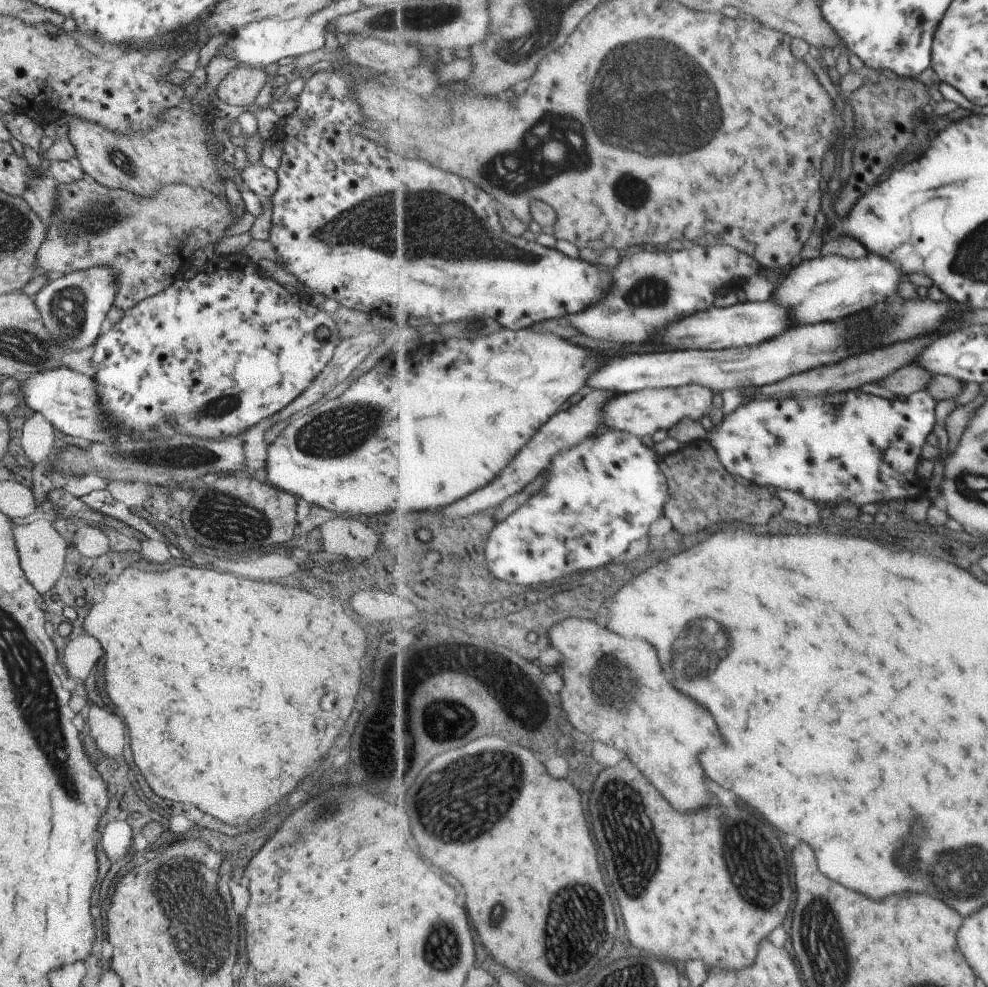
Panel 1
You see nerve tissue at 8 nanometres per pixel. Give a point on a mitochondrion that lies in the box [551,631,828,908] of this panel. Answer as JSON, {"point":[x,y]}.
{"point":[632,842]}

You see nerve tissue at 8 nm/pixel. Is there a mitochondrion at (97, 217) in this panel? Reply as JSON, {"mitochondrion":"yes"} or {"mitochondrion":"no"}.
{"mitochondrion":"yes"}

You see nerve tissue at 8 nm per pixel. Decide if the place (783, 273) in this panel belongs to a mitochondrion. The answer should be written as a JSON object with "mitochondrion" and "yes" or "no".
{"mitochondrion":"no"}

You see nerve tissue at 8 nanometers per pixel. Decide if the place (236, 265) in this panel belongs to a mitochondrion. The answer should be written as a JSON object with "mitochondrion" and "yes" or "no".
{"mitochondrion":"no"}

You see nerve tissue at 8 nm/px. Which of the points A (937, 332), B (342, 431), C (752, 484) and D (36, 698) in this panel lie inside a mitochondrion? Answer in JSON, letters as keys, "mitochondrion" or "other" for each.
{"A":"other","B":"mitochondrion","C":"other","D":"mitochondrion"}

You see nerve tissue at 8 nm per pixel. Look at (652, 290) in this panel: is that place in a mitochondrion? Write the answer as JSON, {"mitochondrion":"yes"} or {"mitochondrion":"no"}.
{"mitochondrion":"yes"}

